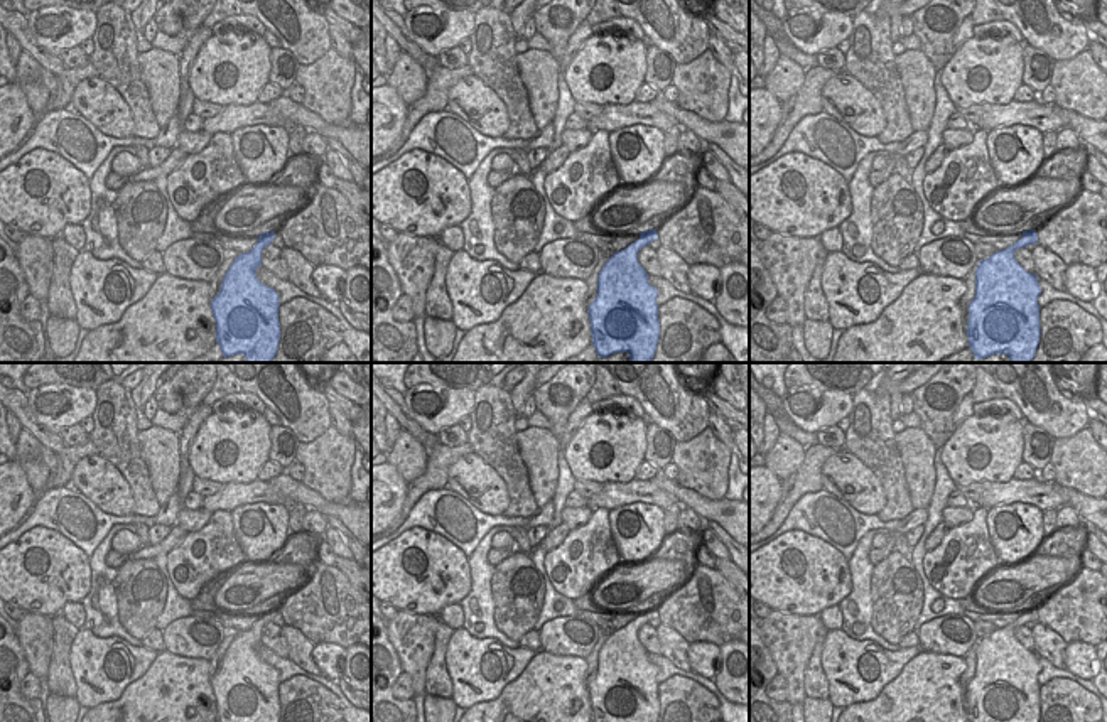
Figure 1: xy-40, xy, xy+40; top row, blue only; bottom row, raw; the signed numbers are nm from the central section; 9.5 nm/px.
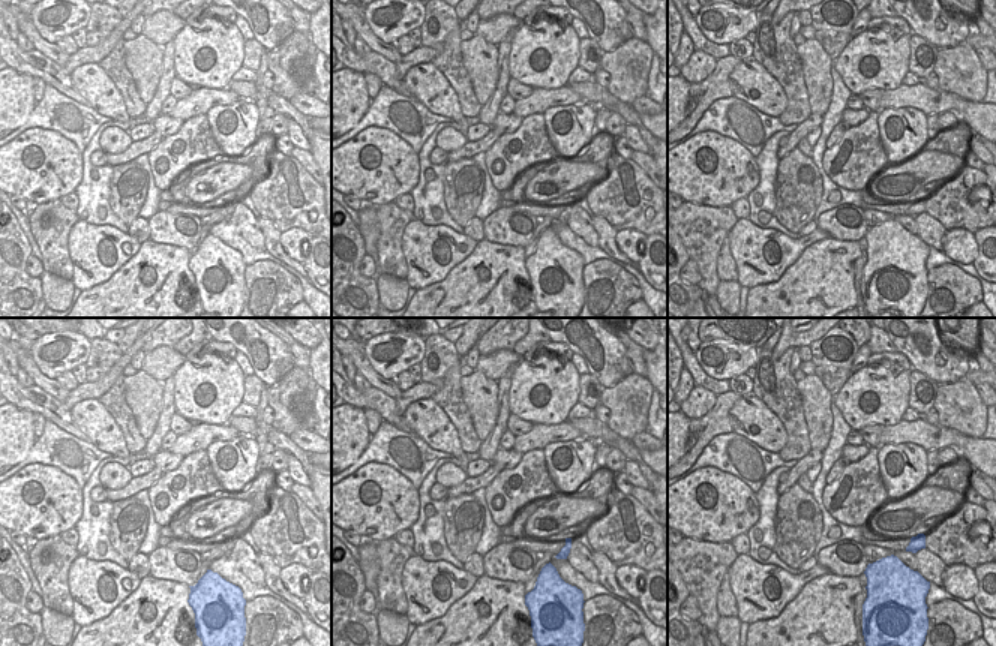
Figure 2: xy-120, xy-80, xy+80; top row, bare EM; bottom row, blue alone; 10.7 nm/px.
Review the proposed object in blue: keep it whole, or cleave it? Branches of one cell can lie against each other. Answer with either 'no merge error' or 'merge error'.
no merge error

